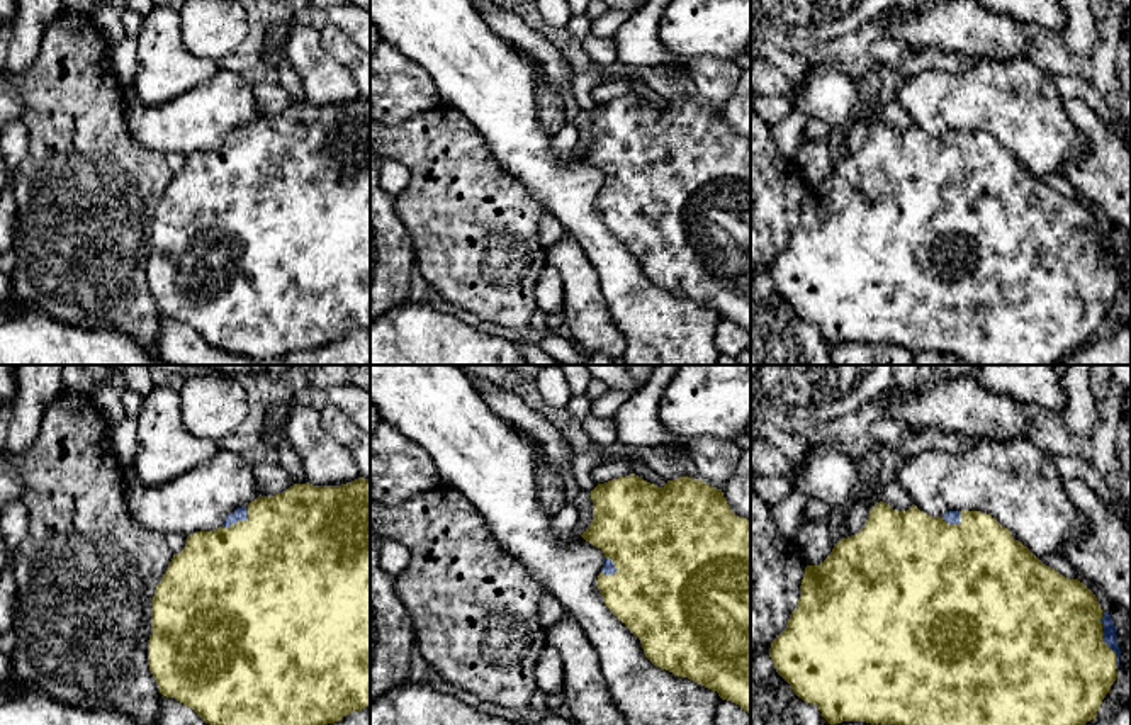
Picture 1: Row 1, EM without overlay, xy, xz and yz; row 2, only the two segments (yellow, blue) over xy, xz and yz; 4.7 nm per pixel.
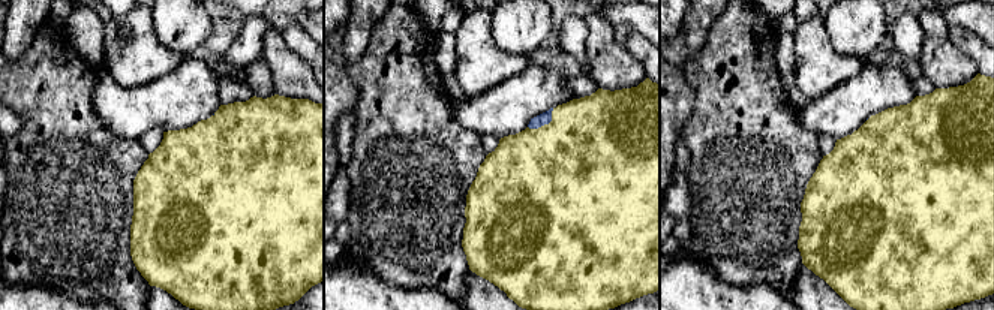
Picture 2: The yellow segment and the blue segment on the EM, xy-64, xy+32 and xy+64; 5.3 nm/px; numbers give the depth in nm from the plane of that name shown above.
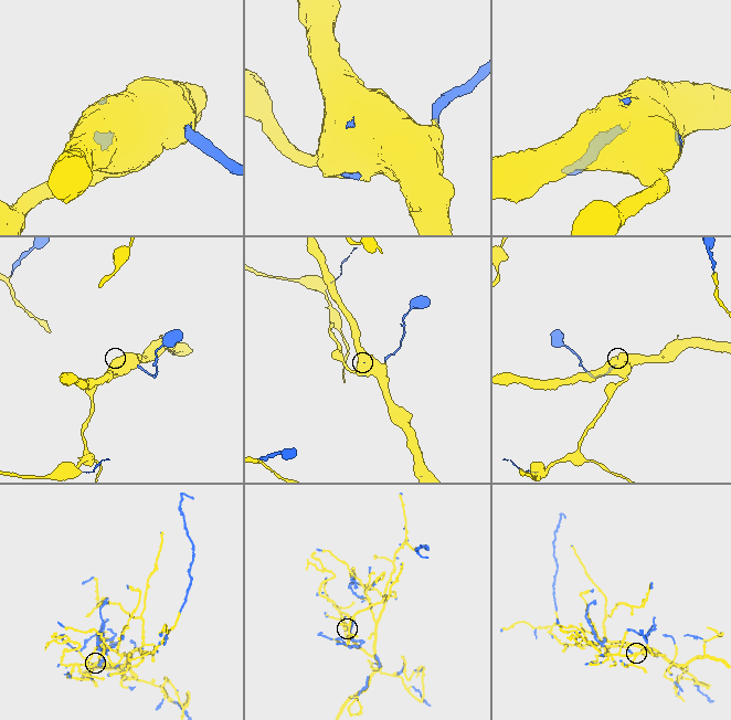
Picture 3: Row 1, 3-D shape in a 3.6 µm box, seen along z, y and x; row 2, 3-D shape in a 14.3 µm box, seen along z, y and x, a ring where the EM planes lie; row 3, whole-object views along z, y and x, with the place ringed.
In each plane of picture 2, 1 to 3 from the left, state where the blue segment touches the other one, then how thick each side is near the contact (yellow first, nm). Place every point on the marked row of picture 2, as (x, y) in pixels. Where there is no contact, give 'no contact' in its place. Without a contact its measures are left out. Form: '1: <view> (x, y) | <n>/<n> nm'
1: no contact
2: xy+32 (544, 125) | 500/70 nm
3: no contact

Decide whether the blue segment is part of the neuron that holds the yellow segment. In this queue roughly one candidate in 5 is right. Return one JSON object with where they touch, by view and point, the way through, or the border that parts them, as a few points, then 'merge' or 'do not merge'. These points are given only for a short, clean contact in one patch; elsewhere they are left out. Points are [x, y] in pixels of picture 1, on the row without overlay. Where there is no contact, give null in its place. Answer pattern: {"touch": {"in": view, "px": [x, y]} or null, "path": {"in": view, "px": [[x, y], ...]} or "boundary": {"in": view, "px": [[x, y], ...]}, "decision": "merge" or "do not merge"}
{"touch": {"in": "xy", "px": [240, 140]}, "decision": "merge"}

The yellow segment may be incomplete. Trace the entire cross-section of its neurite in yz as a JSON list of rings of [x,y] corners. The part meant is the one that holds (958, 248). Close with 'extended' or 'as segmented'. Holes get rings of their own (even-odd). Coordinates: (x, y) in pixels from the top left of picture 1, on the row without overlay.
[[[880,121],[871,127],[858,153],[834,163],[829,177],[819,185],[805,187],[798,224],[791,231],[786,248],[771,261],[769,277],[793,312],[803,321],[817,324],[830,345],[842,341],[885,343],[910,351],[956,355],[971,365],[1058,365],[1097,336],[1102,319],[1116,301],[1119,267],[1114,241],[1109,231],[1100,229],[1095,214],[1078,199],[1065,197],[1043,183],[990,134],[963,129],[929,136],[915,124],[907,131],[897,131]]]; extended

